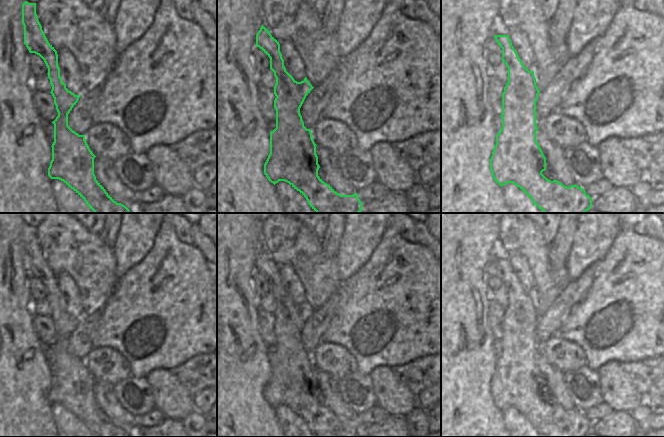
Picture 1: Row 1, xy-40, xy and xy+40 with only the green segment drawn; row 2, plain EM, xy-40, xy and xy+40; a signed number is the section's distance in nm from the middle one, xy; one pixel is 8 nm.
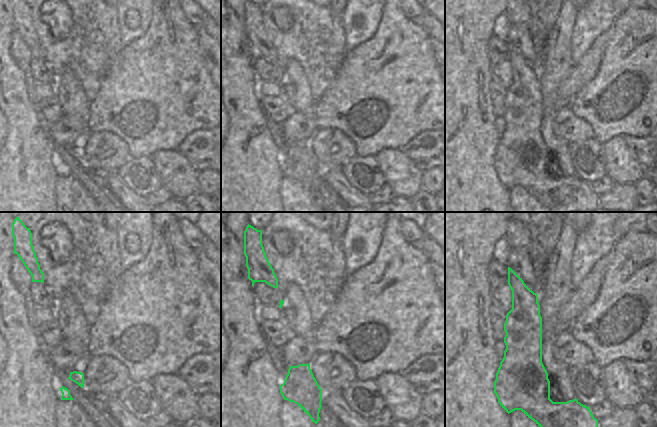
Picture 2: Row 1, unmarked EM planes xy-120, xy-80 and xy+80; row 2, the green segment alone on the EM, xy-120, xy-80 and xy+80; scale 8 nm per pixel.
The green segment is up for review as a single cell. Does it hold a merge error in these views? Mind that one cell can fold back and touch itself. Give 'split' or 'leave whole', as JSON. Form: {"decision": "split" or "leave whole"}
{"decision": "leave whole"}

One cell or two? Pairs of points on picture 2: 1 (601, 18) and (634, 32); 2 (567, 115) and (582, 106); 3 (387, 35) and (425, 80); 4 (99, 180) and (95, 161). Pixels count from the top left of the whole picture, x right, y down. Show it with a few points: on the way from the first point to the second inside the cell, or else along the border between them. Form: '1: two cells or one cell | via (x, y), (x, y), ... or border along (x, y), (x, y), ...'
1: two cells | border along (618, 14), (614, 22), (605, 31)
2: two cells | border along (568, 107), (577, 117), (582, 118), (591, 127)
3: one cell | via (398, 45), (399, 54), (413, 68)
4: two cells | border along (84, 157), (89, 167), (105, 174)

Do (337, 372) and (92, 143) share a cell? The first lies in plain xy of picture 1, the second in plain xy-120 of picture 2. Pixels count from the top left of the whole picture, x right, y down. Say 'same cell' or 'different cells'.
same cell

